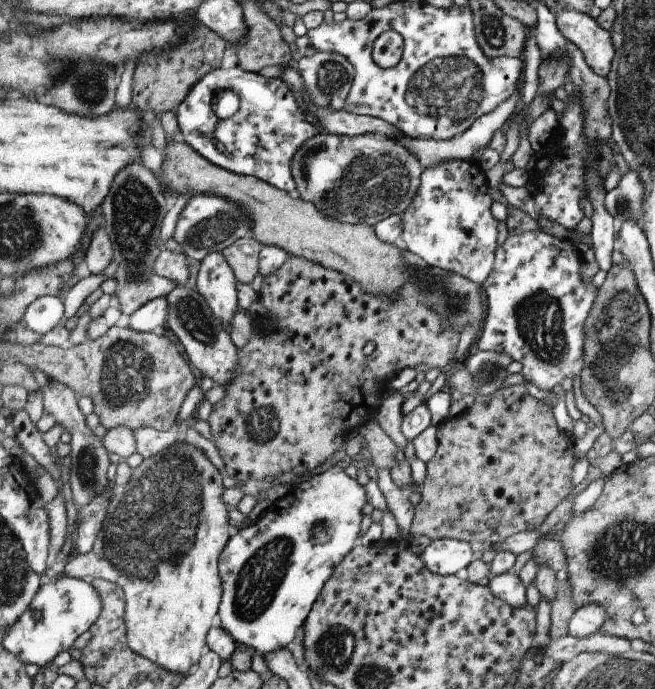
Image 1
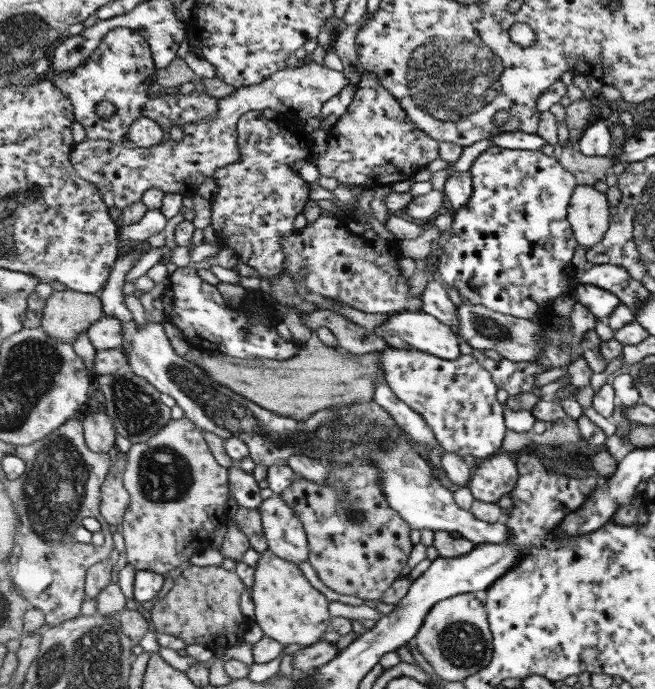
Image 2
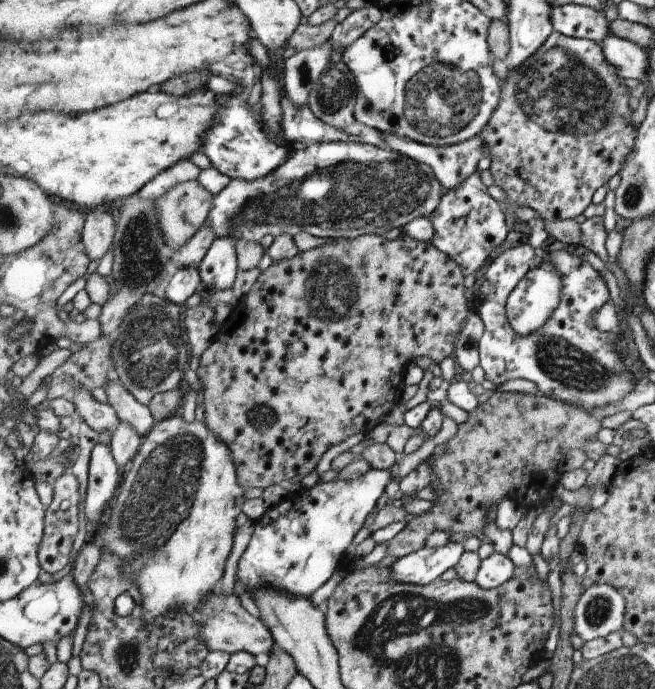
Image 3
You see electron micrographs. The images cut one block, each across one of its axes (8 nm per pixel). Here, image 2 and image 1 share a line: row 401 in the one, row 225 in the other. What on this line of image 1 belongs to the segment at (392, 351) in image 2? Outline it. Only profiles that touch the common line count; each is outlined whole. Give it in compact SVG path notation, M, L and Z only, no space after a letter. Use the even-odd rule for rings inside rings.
M452 160L424 168L419 194L415 196L415 202L411 202L411 206L403 212L405 234L402 240L405 248L419 255L428 266L459 274L483 287L494 268L499 246L499 220L493 213L496 198L478 161Z

